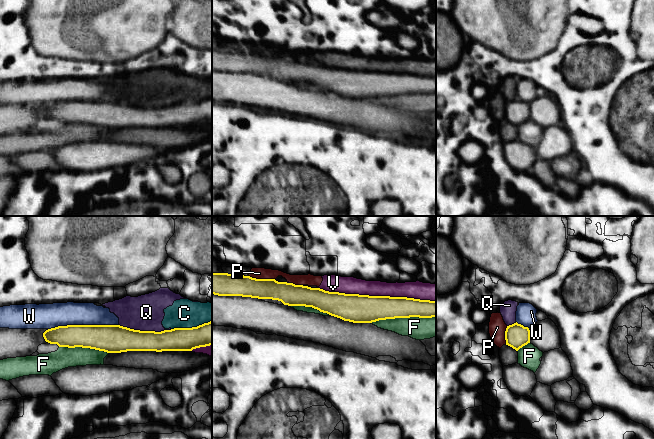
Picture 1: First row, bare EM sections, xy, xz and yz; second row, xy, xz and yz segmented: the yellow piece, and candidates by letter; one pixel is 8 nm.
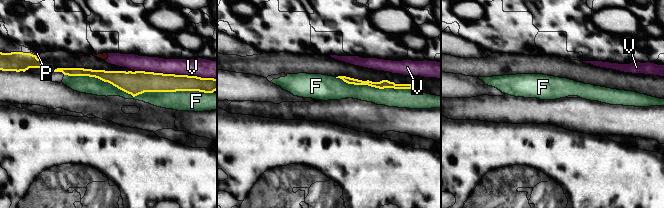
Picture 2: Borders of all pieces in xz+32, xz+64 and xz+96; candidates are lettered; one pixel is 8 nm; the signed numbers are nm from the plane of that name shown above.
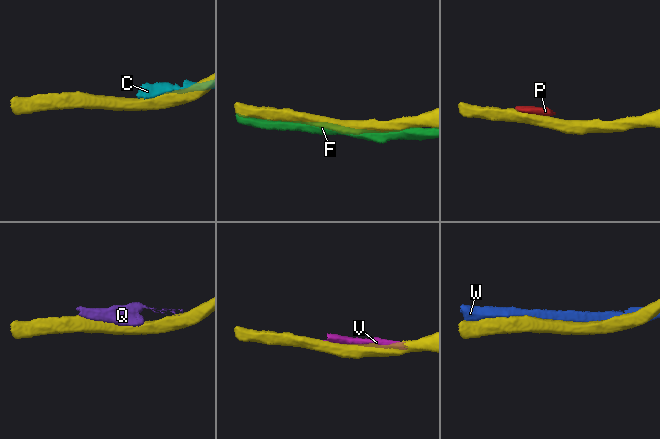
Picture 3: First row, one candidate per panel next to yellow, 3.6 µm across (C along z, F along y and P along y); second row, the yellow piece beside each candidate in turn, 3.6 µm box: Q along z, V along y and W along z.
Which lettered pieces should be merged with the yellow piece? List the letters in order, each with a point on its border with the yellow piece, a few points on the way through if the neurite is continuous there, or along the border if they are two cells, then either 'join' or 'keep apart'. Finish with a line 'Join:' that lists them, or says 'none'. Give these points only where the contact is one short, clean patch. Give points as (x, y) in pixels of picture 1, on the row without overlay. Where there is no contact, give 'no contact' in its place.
C: xy (192, 103) | keep apart
F: xz (403, 93) | keep apart
P: xz (262, 55) | keep apart
Q: xy (145, 107) | keep apart
V: xz (377, 72) | keep apart
W: xy (83, 101) | keep apart
Join: none

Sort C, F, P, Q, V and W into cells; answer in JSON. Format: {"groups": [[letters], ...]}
{"groups": [["C", "Q"], ["F"], ["P", "V"], ["W"]]}

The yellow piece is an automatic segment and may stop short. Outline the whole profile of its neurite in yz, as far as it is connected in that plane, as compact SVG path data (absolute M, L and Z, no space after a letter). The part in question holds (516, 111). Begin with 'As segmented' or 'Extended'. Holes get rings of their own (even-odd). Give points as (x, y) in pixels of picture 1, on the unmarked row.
As segmented. M517 98L507 102L505 107L506 121L518 127L530 119L530 106Z

